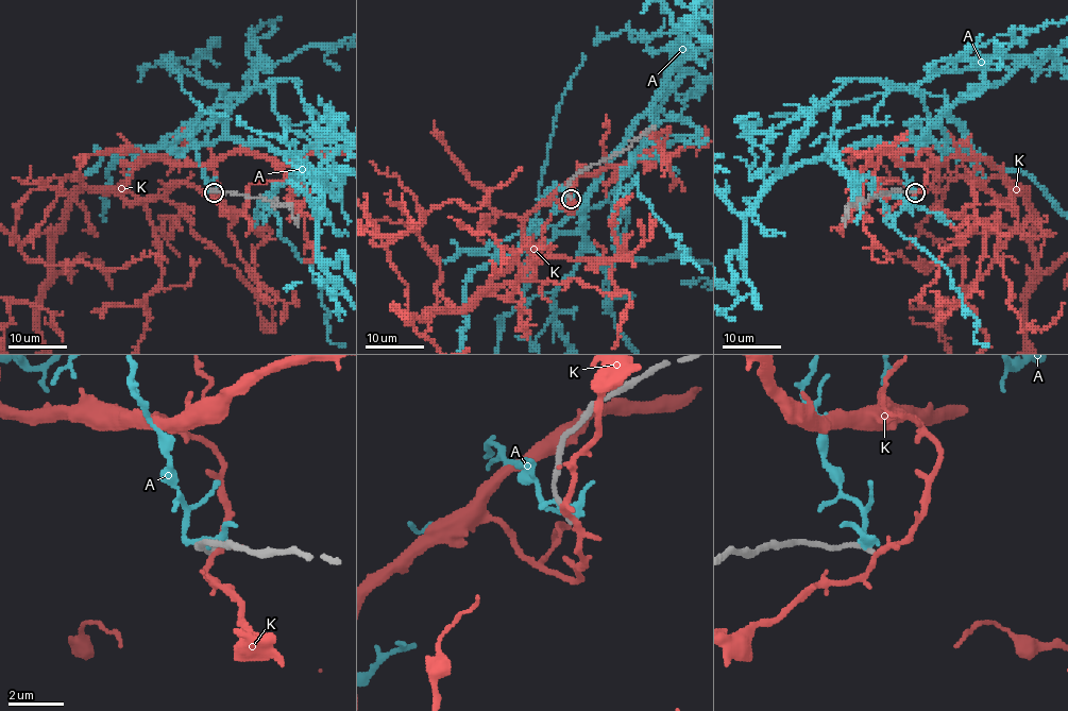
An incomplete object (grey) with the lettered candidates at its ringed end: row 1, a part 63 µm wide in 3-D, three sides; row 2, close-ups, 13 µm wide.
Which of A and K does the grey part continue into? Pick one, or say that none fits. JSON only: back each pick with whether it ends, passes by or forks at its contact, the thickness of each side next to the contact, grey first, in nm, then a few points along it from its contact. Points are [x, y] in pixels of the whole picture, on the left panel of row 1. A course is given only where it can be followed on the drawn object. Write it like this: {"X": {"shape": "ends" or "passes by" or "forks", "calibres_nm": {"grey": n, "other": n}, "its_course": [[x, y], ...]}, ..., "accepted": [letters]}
{"accepted": []}

